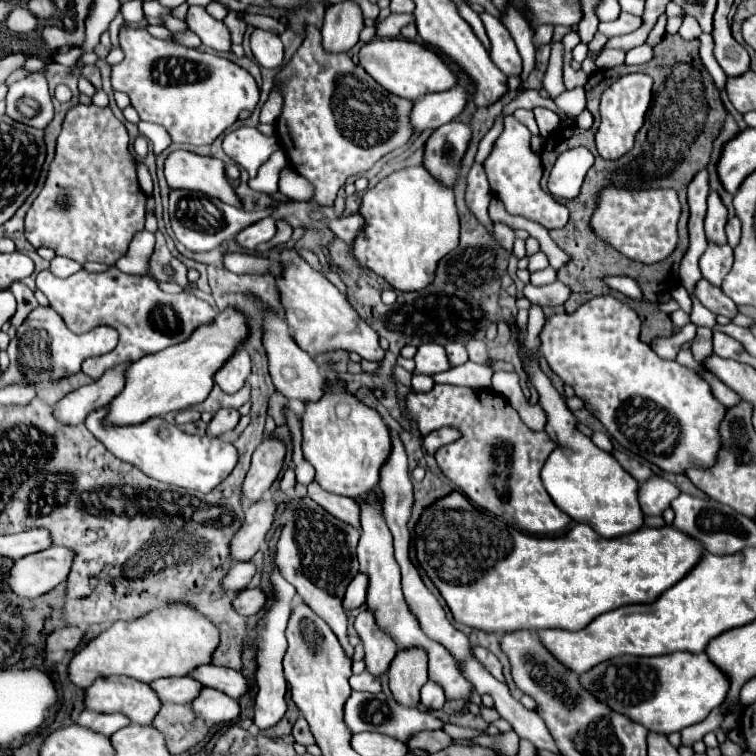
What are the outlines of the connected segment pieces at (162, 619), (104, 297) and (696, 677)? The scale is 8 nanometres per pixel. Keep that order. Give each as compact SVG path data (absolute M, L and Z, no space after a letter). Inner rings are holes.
M167 607L149 613L143 619L125 623L117 621L111 629L89 641L75 653L67 667L69 681L75 687L89 687L99 677L127 675L131 679L149 683L159 677L181 677L191 673L197 665L209 663L211 653L217 647L217 627L201 617L193 607ZM115 671L141 671L141 673L115 673Z
M109 267L103 273L81 269L67 279L59 279L51 271L41 271L37 275L37 289L49 299L49 305L63 317L73 333L87 333L99 325L117 329L119 343L113 351L83 361L81 371L91 379L99 379L105 371L125 361L137 361L143 355L153 355L165 347L183 343L197 327L213 323L217 317L217 311L203 299L189 293L169 295L151 277L127 275L117 267Z
M673 653L661 657L621 655L595 665L579 677L579 683L609 709L643 725L647 731L669 735L703 721L727 695L727 677L705 653Z

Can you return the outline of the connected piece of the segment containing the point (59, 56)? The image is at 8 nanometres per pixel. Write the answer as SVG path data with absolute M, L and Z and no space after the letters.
M65 46L55 52L53 59L62 65L71 67L74 66L77 61L77 52L77 47Z

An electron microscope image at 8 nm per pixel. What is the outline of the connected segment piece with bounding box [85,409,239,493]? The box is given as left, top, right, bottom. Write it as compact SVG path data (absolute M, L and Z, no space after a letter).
M105 409L93 411L85 425L87 429L121 461L127 461L141 469L147 477L157 479L167 485L177 485L183 489L193 489L201 493L211 493L219 483L223 483L239 461L239 451L233 443L215 439L209 435L187 435L177 425L167 423L161 417L145 421L145 425L131 425L129 429L101 429L101 413Z

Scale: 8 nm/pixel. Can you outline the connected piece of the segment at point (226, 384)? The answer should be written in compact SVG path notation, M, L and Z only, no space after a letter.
M239 347L227 361L225 365L215 373L215 383L225 391L225 393L235 393L243 387L245 379L251 373L251 357L249 353Z

